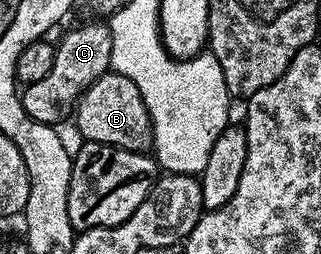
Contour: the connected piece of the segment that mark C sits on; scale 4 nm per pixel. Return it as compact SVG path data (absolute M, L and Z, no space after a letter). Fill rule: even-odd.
M92 19L96 20L70 29L61 40L58 40L54 66L50 66L50 74L46 74L42 82L34 82L23 89L24 112L30 114L32 120L51 125L63 121L73 111L74 105L83 96L85 90L99 76L111 69L112 35L103 19Z

